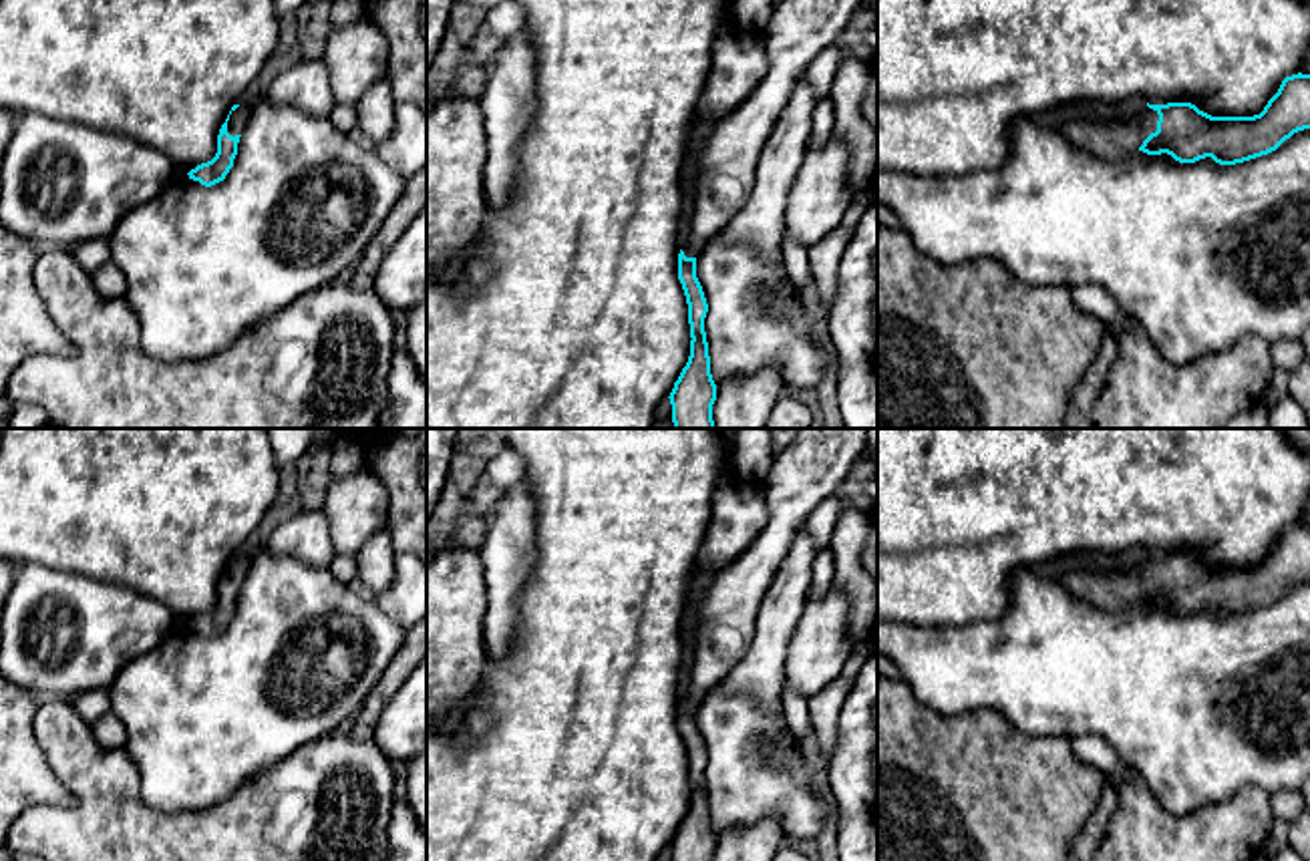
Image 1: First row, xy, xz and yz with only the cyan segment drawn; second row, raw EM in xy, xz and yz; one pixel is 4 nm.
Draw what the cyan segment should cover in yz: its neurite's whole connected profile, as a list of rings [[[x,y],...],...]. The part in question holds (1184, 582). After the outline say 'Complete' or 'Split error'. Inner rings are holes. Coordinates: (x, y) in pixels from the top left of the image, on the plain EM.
[[[1310,525],[1286,527],[1264,561],[1254,567],[1211,567],[1191,553],[1137,555],[1111,571],[1069,569],[1056,581],[1081,601],[1103,612],[1119,612],[1133,601],[1167,604],[1179,614],[1211,608],[1219,616],[1236,616],[1276,601],[1294,583],[1310,579]]]. Split error

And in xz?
[[[795,428],[793,443],[775,457],[763,485],[769,507],[769,521],[757,539],[710,583],[694,622],[692,668],[684,678],[678,704],[678,730],[688,754],[690,807],[670,843],[672,861],[712,861],[716,835],[710,825],[704,768],[708,754],[696,728],[696,706],[724,682],[730,670],[743,660],[753,642],[761,601],[781,567],[797,531],[847,479],[851,467],[863,457],[867,428]]]. Split error

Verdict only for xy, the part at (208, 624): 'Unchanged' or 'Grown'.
Grown

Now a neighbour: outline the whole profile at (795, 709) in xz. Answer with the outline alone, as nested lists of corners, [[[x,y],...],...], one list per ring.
[[[785,684],[783,688],[783,716],[789,732],[801,744],[813,732],[809,718],[809,698],[797,694]]]

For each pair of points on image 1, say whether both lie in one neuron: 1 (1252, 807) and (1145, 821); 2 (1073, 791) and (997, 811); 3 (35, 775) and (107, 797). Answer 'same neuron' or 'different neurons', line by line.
1: same neuron
2: same neuron
3: different neurons

